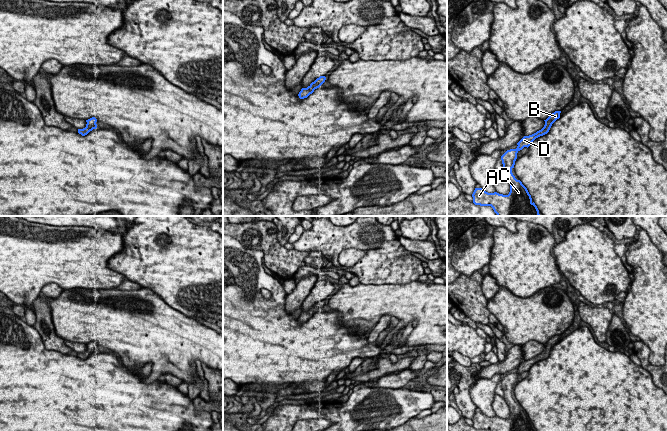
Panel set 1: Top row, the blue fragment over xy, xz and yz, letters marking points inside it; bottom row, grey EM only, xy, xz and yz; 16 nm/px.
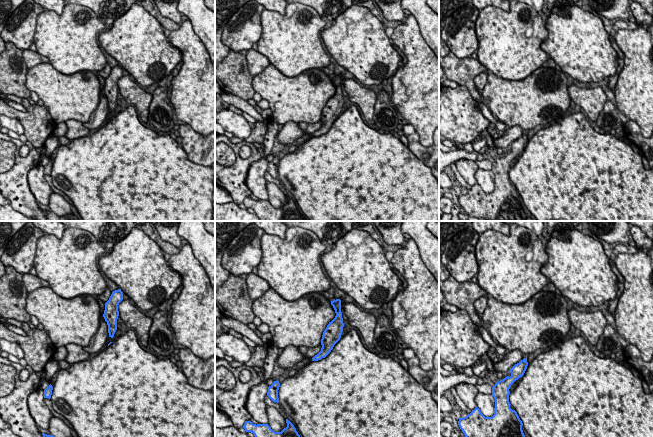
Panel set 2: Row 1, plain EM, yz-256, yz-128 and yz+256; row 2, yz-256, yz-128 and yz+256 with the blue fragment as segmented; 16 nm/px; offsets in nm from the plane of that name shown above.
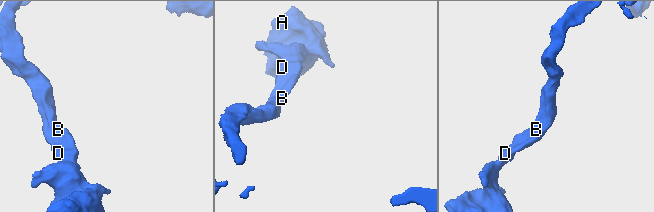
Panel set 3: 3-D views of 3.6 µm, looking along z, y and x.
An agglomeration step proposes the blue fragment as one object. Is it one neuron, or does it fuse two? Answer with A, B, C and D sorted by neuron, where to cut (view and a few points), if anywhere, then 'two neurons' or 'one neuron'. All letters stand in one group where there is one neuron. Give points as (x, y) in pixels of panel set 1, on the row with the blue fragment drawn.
A B C D | no cut | one neuron

